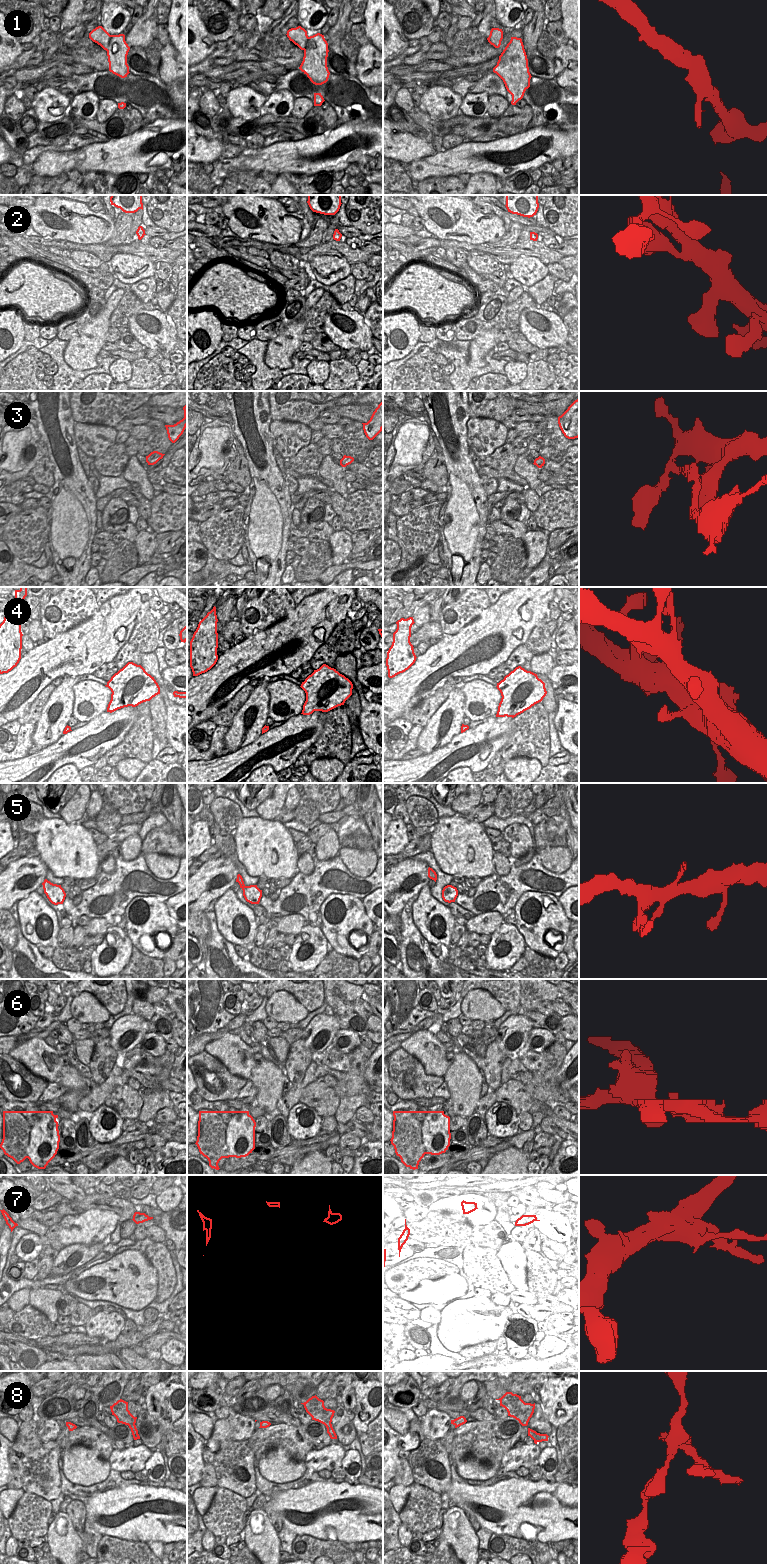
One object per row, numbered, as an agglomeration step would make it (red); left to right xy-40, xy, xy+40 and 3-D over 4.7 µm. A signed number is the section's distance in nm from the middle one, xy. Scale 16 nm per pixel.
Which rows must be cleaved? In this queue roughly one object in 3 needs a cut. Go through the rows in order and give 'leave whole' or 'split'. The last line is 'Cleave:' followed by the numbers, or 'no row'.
1: leave whole
2: leave whole
3: split
4: leave whole
5: leave whole
6: split
7: split
8: leave whole
Cleave: 3, 6, 7

